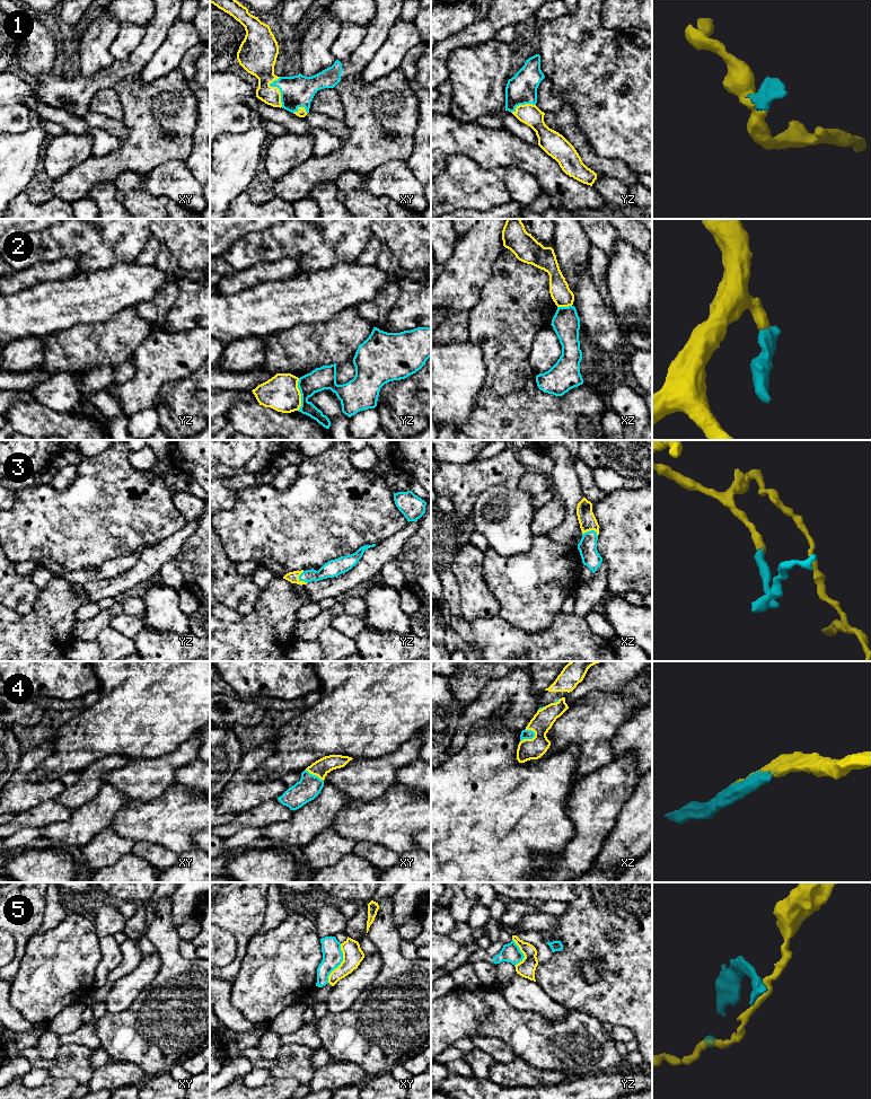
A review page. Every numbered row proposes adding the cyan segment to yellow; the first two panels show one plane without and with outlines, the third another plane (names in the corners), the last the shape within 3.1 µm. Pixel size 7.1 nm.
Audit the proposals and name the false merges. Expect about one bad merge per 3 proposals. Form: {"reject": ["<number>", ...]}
{"reject": ["2", "5"]}

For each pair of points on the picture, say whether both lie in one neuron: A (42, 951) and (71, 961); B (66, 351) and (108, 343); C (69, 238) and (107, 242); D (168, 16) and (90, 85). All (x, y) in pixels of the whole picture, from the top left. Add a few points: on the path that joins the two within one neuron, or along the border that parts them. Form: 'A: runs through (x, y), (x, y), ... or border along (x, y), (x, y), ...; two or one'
A: runs through (49, 958), (54, 961), (64, 961); one
B: runs through (76, 351), (85, 346), (98, 344); one
C: runs through (78, 238), (98, 238); one
D: runs through (154, 37), (128, 67), (117, 68), (112, 73); one

